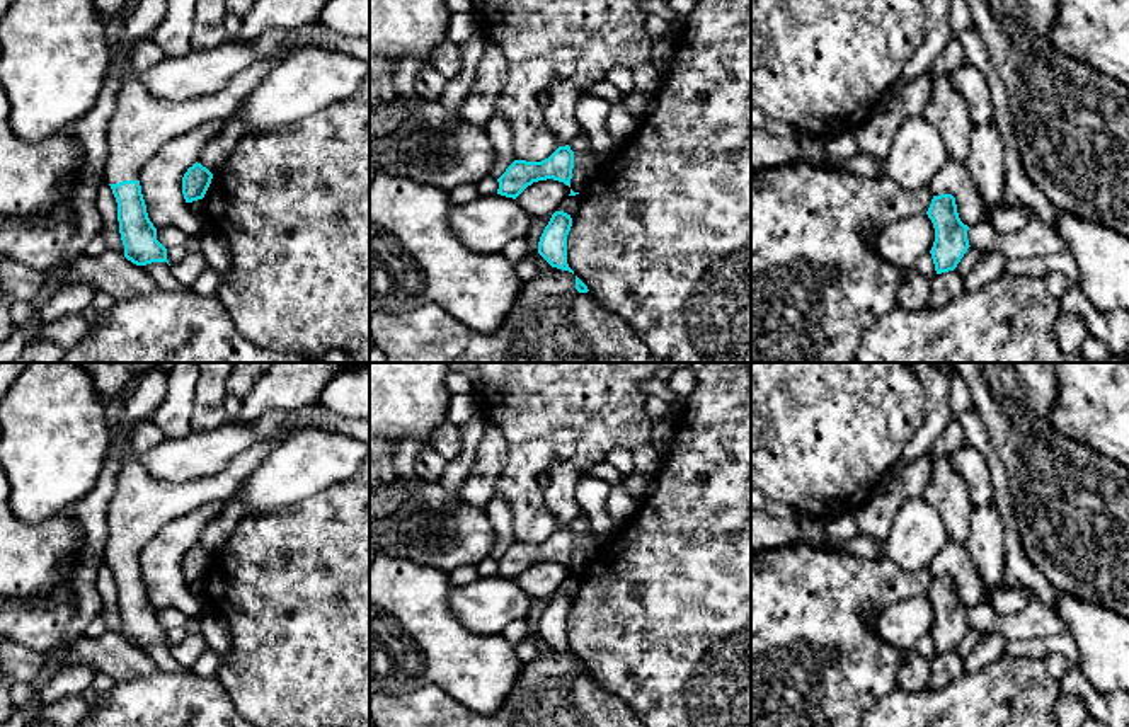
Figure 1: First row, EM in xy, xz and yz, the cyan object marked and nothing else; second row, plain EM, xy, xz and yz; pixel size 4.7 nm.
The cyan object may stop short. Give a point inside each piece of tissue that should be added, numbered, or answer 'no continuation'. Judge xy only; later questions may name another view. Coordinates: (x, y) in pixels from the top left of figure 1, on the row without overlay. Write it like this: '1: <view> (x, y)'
1: xy (142, 504)

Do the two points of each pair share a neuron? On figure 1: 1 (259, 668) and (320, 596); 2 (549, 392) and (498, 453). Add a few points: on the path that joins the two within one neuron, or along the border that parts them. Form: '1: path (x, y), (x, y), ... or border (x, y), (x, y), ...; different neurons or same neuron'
1: path (276, 651), (314, 613); same neuron
2: border (482, 414), (506, 445), (498, 482); different neurons

